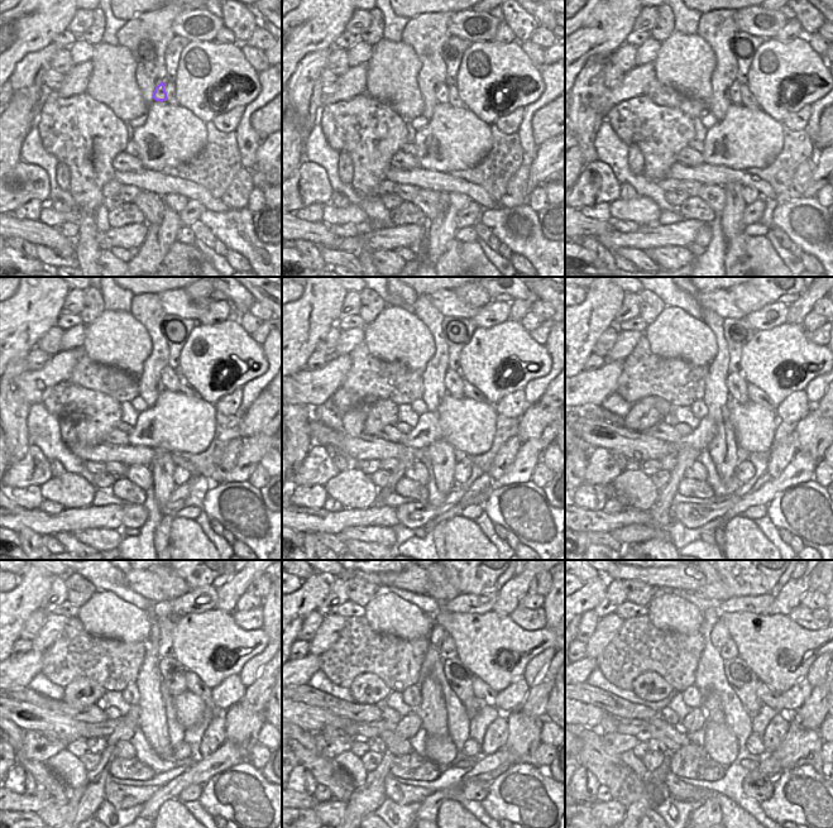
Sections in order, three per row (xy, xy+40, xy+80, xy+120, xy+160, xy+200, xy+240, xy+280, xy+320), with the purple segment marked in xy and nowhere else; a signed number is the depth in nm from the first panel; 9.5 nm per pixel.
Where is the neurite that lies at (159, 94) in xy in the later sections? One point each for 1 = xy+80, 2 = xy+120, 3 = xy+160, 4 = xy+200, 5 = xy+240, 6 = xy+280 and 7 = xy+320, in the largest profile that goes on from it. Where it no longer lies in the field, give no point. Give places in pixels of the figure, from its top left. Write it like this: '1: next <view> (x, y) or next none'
1: next xy+80 (733, 90)
2: next xy+120 (170, 381)
3: next xy+160 (453, 378)
4: next xy+200 (736, 383)
5: next xy+240 (172, 671)
6: next xy+280 (459, 678)
7: next xy+320 (741, 678)

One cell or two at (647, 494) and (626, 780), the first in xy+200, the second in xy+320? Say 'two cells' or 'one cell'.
two cells

